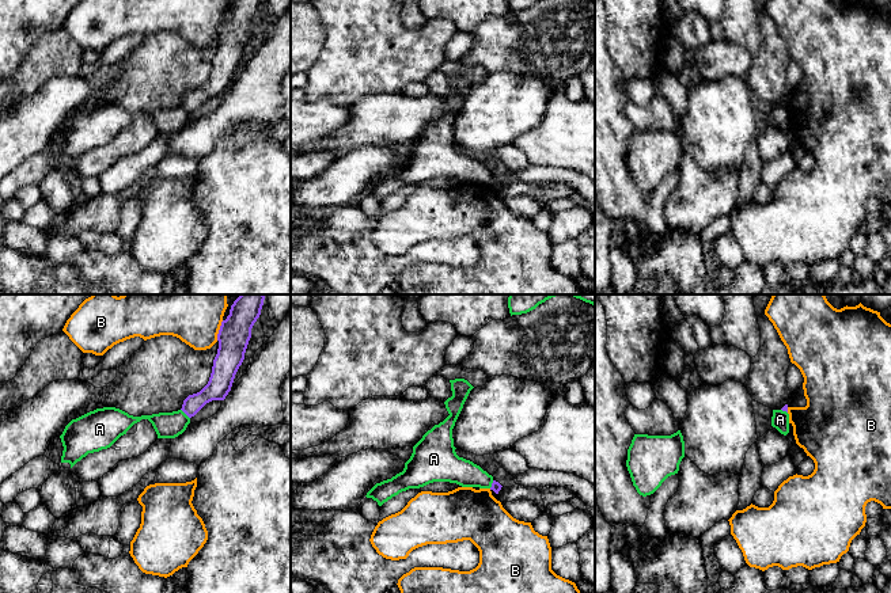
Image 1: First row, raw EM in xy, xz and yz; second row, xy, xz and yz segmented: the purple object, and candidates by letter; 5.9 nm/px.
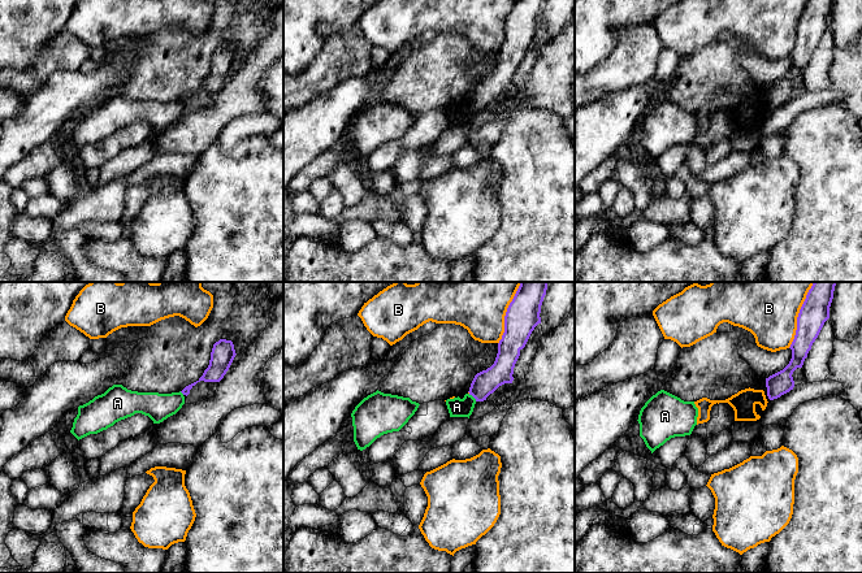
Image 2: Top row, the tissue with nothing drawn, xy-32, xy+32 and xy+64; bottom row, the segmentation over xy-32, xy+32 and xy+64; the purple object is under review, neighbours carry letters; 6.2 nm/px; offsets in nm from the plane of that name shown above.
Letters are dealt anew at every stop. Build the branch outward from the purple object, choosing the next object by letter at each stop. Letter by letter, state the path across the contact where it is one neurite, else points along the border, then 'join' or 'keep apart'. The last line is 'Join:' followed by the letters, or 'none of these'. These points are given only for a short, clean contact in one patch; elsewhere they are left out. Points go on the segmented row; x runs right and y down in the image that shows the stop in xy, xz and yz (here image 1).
A: border along xy (181, 409), (189, 418); keep apart
B: keep apart
Join: none of these

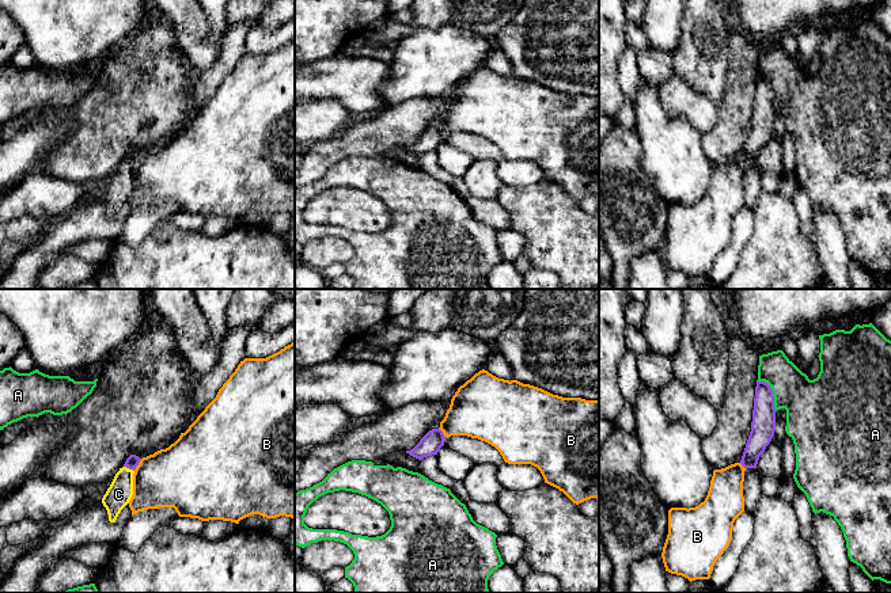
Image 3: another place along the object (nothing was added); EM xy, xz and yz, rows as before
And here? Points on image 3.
A: keep apart
B: border along xy (141, 459), (133, 470); keep apart
C: runs through xy (132, 462), (129, 468), (118, 494); join
Join: C

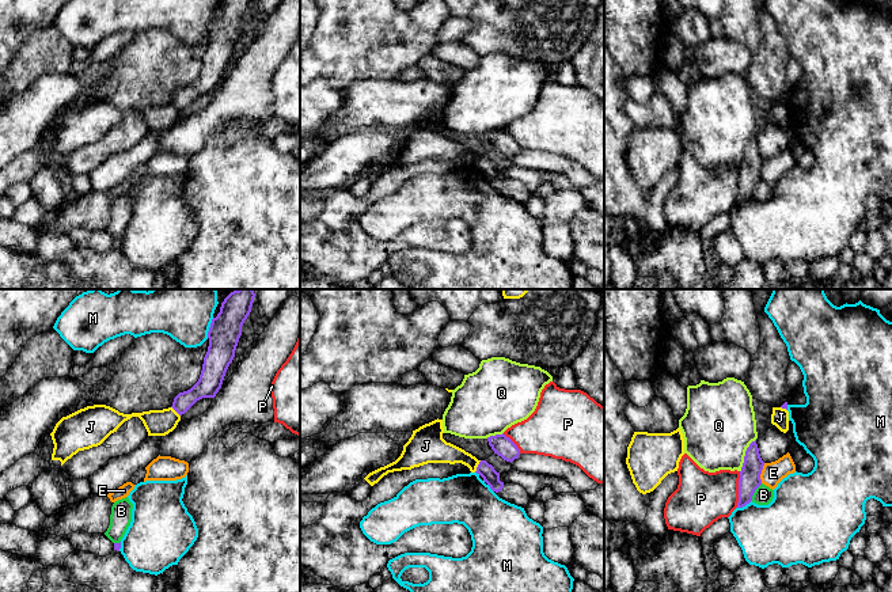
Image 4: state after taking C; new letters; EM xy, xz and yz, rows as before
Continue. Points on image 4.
B: keep apart
E: border along yz (765, 463), (760, 471), (760, 482); keep apart
J: border along xz (481, 460), (474, 471); keep apart
M: keep apart
P: keep apart
Q: keep apart
Join: none of these

